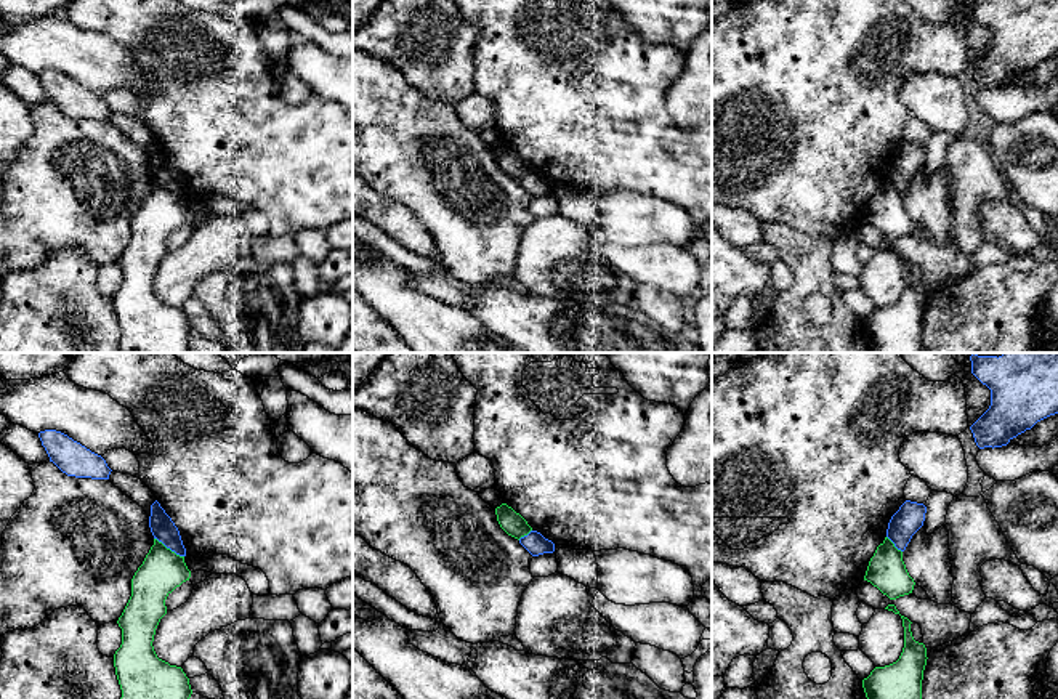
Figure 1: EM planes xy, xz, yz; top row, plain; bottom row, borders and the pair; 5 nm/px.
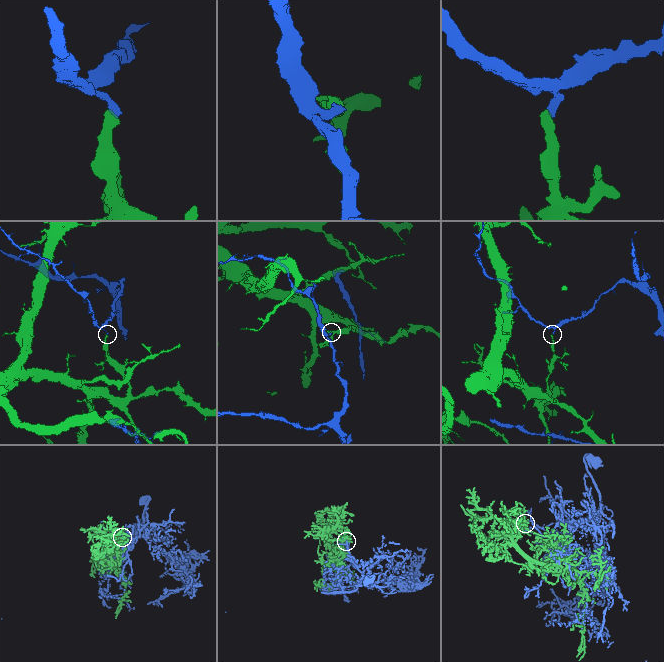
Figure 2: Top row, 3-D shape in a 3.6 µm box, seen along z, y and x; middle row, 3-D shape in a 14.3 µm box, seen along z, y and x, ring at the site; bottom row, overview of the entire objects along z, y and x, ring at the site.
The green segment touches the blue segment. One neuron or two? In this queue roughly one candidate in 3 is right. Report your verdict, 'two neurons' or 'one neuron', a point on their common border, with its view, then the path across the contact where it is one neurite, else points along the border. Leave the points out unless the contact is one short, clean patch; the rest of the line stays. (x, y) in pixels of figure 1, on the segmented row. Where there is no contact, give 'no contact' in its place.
two neurons; meets green in xy at (169, 549); border along xy (154, 537), (183, 557)

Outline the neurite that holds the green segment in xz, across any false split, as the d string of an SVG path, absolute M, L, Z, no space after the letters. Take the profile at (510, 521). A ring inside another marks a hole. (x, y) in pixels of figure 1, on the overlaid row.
M502 503L500 507L497 507L495 515L497 515L497 521L499 521L500 527L508 535L511 535L518 540L532 531L532 527L527 524L527 521L507 503Z

